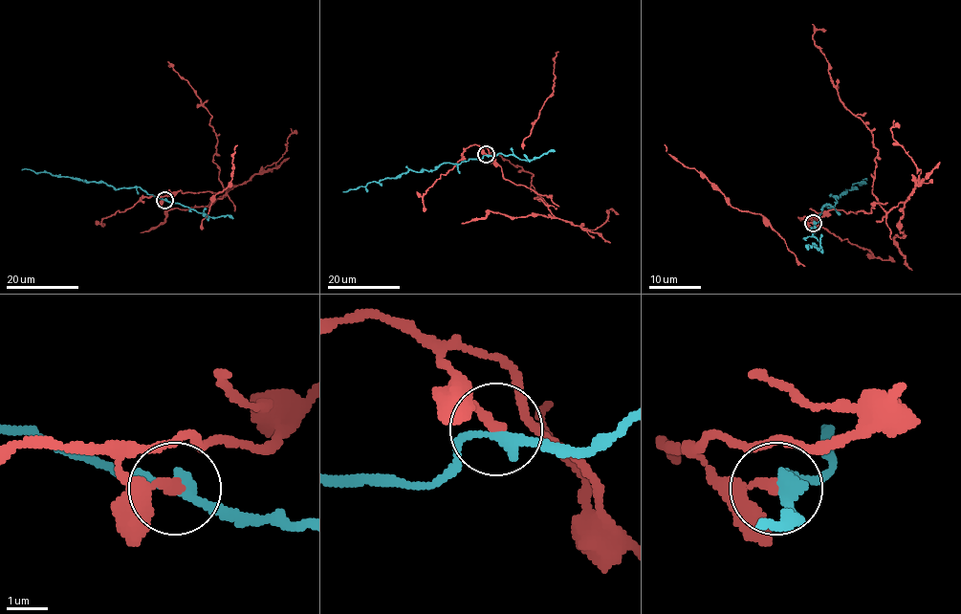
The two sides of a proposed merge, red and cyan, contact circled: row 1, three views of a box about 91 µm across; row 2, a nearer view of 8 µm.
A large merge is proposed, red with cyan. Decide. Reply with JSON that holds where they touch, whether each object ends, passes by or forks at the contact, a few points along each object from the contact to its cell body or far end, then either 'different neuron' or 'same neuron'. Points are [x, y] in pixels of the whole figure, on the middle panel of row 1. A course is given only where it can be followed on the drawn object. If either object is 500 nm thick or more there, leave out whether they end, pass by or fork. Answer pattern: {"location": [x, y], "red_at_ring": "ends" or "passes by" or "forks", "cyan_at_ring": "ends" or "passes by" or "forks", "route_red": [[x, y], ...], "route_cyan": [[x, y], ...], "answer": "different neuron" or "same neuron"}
{"location": [486, 154], "red_at_ring": "ends", "cyan_at_ring": "passes by", "route_red": [[486, 155], [482, 147], [505, 179], [545, 201], [534, 198], [533, 175], [497, 155], [491, 164]], "route_cyan": [[486, 155], [481, 159], [469, 159], [460, 164], [442, 163], [432, 171], [408, 170], [395, 177], [343, 191]], "answer": "different neuron"}

